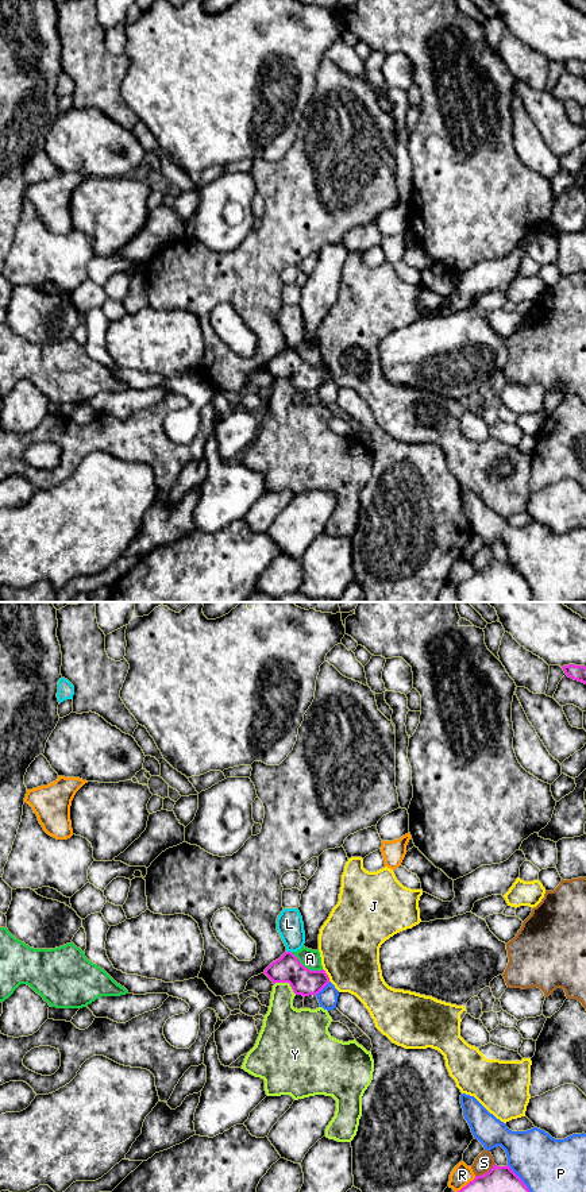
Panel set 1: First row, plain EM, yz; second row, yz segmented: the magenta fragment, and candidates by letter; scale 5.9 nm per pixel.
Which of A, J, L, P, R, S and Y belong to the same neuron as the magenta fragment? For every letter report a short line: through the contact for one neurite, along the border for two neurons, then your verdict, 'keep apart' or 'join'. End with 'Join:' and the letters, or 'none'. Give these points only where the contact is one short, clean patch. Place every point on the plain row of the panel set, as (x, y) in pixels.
A: line yz (290, 347), (305, 362), (322, 365); keep apart
J: keep apart
L: keep apart
P: keep apart
R: keep apart
S: keep apart
Y: keep apart
Join: none

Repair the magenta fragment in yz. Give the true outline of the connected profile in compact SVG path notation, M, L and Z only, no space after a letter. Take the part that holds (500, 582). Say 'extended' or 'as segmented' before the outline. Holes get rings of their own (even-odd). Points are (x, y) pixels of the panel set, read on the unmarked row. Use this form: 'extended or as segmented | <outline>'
as segmented | M496 559L458 586L456 595L458 602L531 602L532 598L528 582L510 562Z

